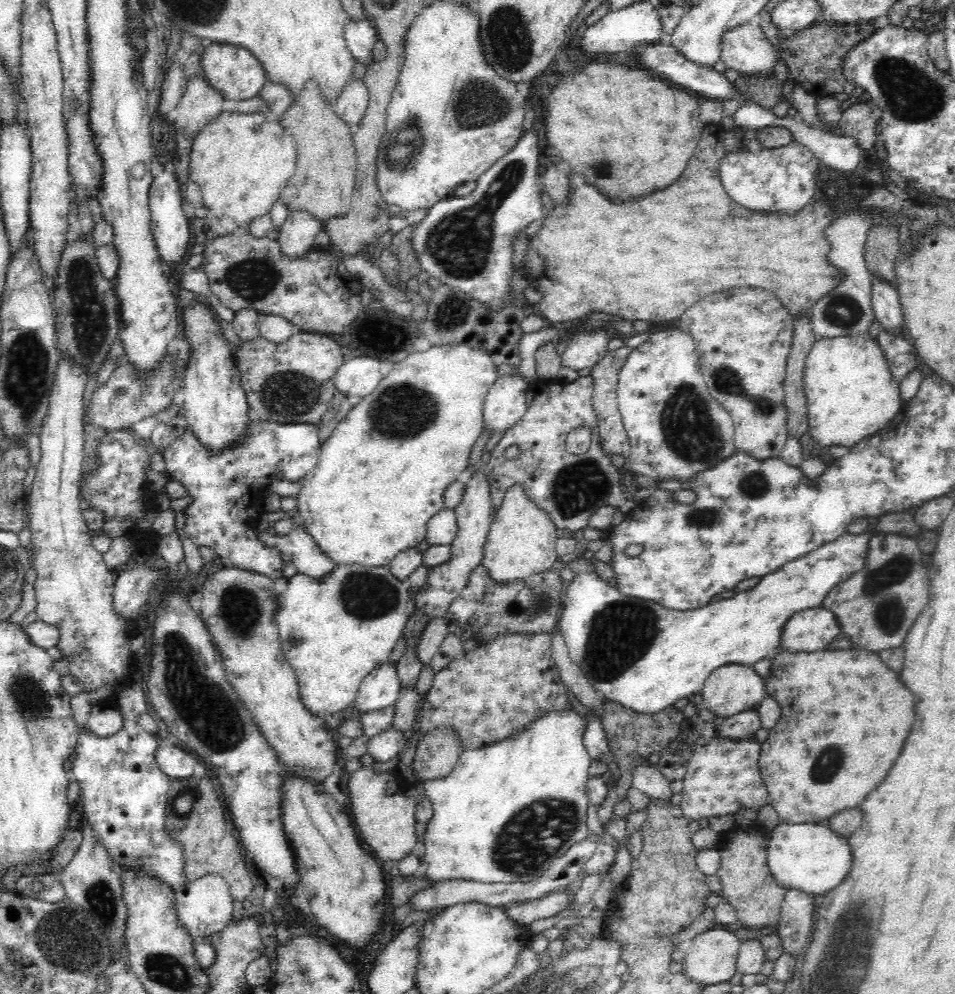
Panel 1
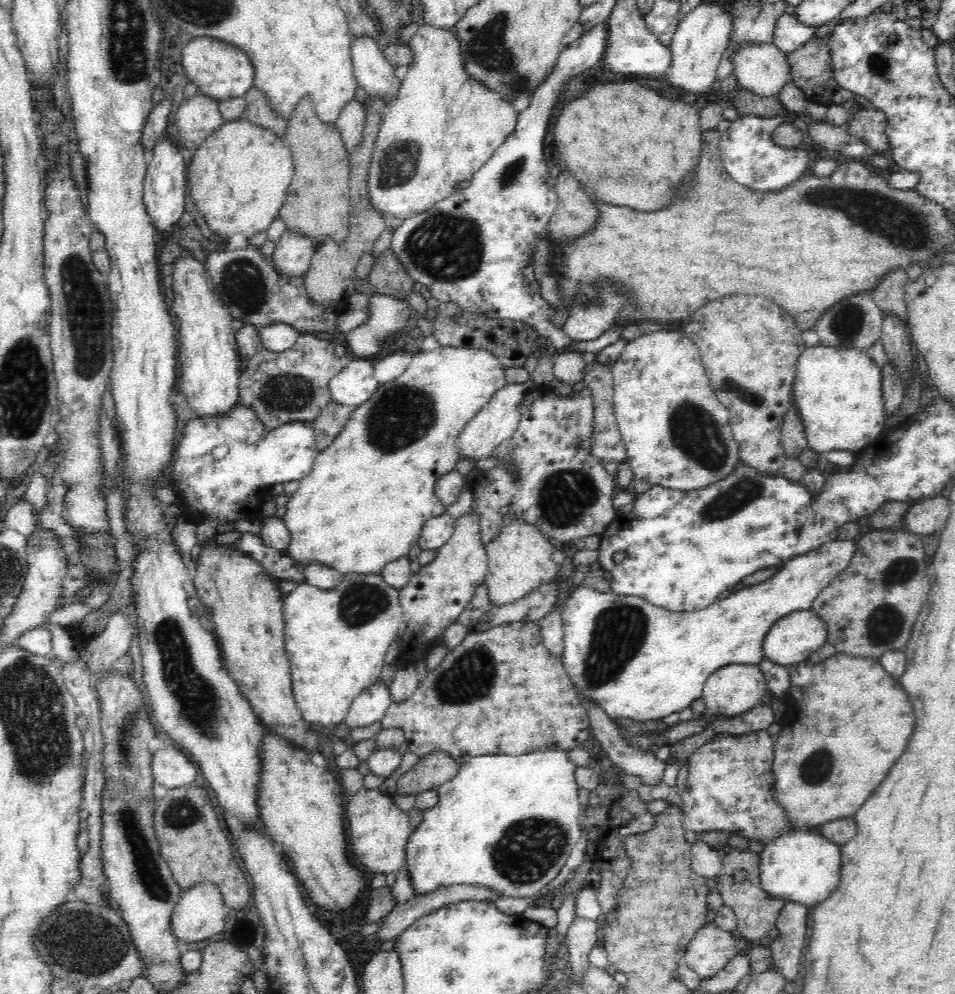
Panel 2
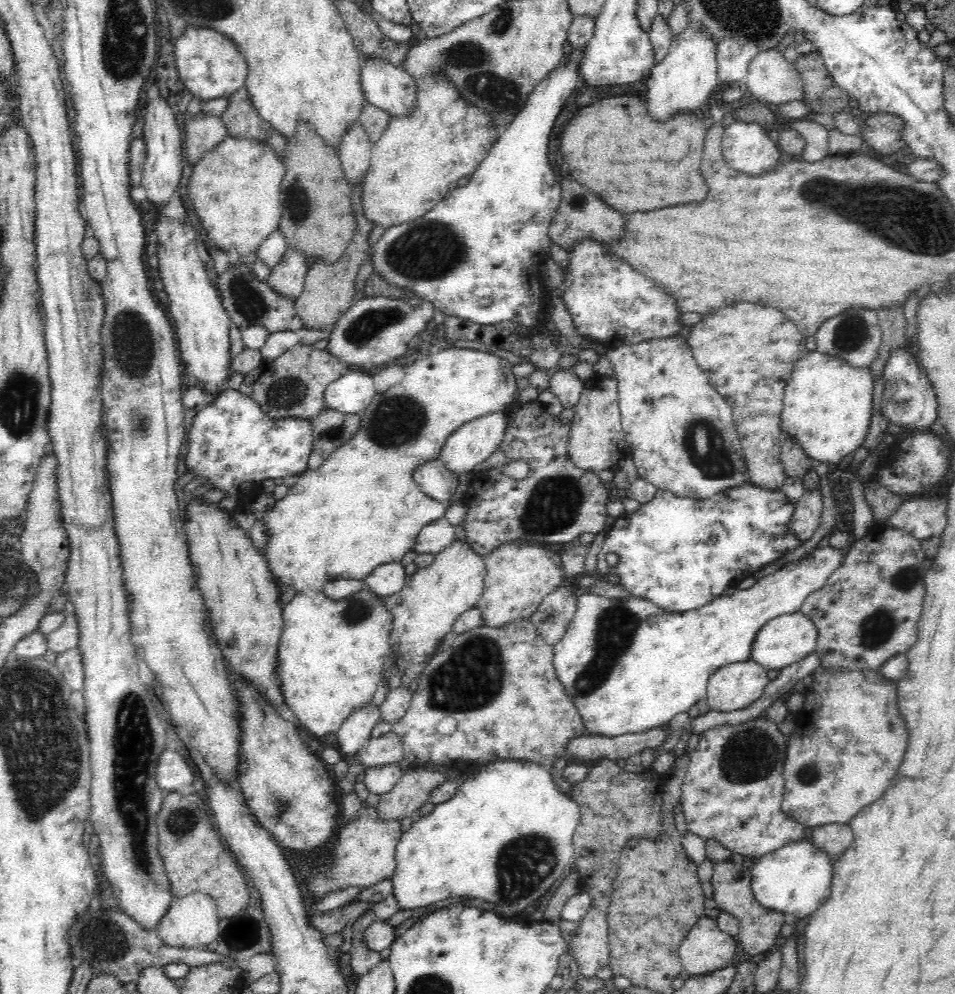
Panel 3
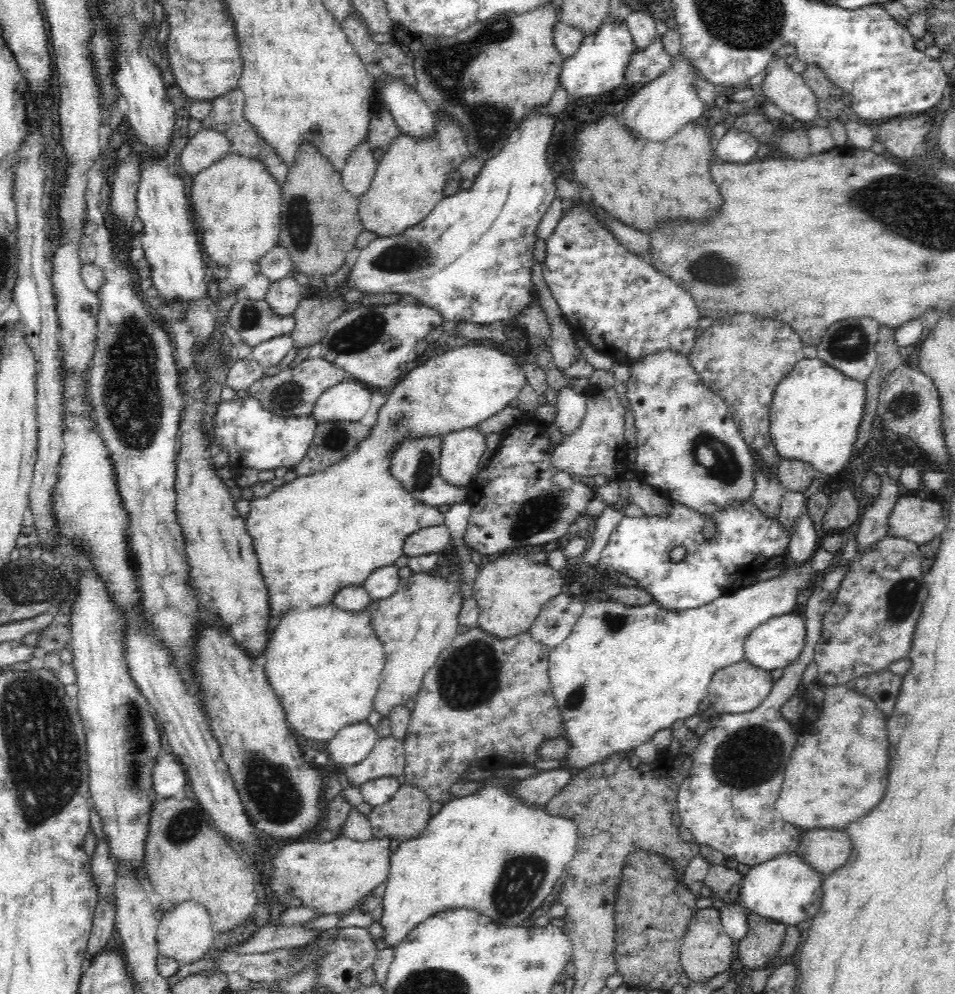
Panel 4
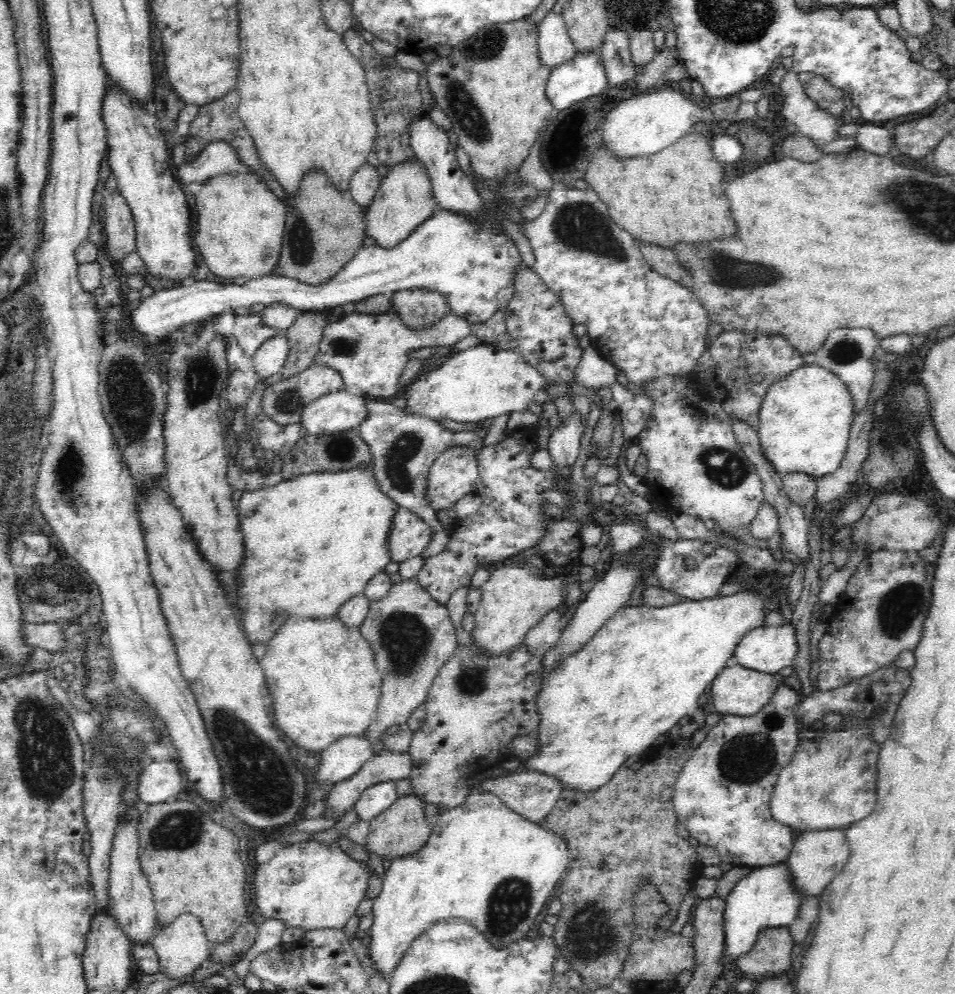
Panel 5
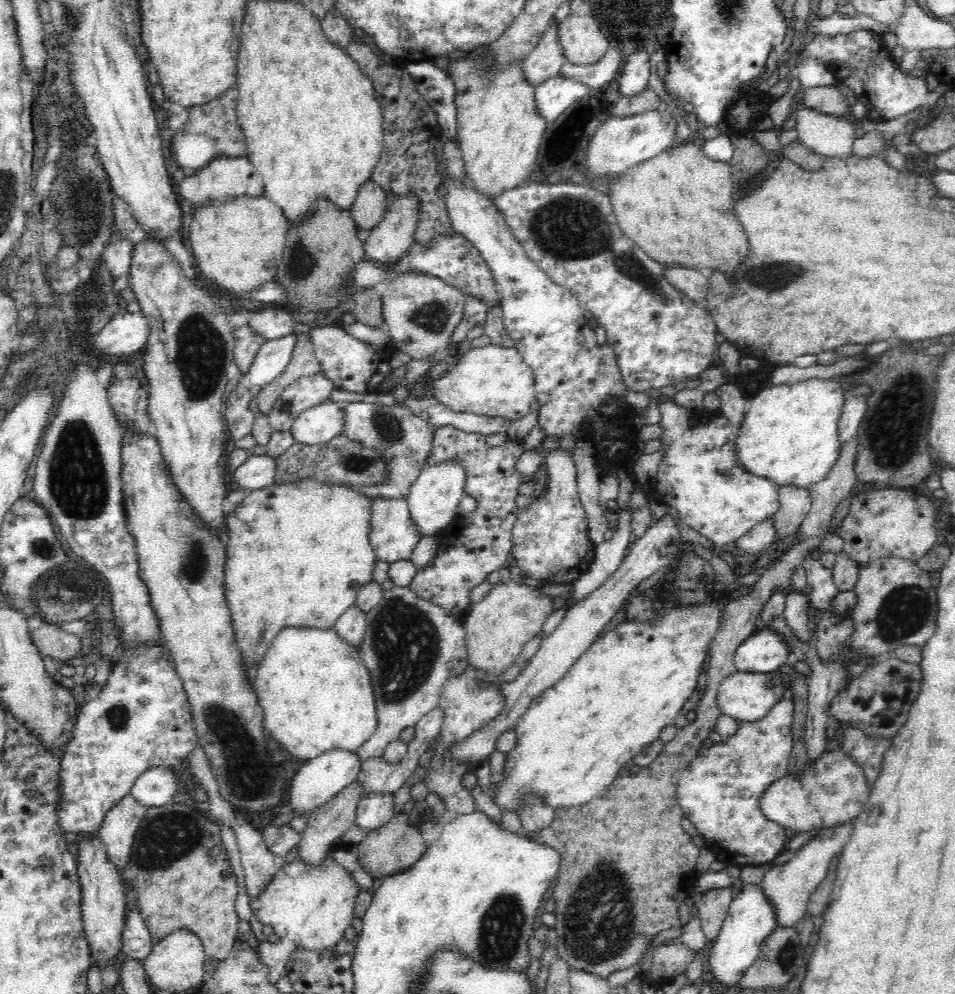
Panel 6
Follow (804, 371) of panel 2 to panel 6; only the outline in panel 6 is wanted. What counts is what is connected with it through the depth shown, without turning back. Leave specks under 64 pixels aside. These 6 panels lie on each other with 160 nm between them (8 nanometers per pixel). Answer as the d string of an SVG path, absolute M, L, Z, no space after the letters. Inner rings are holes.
M810 378L790 384L778 384L762 388L748 401L745 422L736 436L738 461L746 471L762 475L777 487L794 484L799 488L808 488L810 484L821 482L834 468L841 446L838 437L838 422L843 412L846 397L846 382L836 379Z

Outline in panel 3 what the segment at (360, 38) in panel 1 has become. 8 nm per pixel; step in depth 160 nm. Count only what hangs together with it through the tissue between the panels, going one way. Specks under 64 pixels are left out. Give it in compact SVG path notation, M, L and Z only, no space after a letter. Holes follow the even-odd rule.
M374 55L360 56L359 77L364 100L381 108L390 116L409 113L413 107L416 80L402 66L394 65Z

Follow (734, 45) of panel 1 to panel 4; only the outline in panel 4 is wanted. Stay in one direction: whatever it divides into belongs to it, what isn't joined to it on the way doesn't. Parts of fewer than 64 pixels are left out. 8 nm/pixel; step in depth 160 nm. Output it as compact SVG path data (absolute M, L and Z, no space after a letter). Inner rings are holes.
M784 57L770 62L766 67L766 74L764 74L764 80L756 87L759 93L759 97L764 100L770 100L774 102L776 108L780 108L784 115L792 115L796 119L800 119L802 122L812 122L817 114L817 100L812 89L806 84L806 81L801 77L800 73L795 73L791 66L786 64Z

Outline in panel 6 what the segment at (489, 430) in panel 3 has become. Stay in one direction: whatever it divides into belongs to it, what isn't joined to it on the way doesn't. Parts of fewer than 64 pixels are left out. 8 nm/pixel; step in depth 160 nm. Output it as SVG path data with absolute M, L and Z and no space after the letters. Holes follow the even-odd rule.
M450 457L439 463L427 464L416 481L408 494L407 505L412 521L420 527L420 533L431 535L438 529L451 526L456 518L455 508L465 496L467 482L466 467L460 463L460 459Z

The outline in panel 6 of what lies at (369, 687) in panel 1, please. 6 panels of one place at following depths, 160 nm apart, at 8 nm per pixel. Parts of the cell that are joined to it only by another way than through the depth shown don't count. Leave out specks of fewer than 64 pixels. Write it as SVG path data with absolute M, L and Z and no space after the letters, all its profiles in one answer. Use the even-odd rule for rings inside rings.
M342 748L327 750L305 761L296 773L290 776L291 782L286 804L294 810L296 816L307 817L310 811L323 805L332 795L358 779L362 761L357 752Z

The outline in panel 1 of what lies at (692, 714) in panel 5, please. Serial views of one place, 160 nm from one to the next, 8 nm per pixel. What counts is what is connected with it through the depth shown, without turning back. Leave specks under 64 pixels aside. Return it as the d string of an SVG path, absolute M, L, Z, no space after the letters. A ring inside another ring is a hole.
M848 532L842 534L830 543L819 546L809 553L795 558L786 564L783 564L777 571L763 576L758 584L753 588L736 592L732 597L721 599L720 601L708 603L702 608L698 607L698 610L686 610L686 612L678 612L678 610L667 609L661 604L651 600L636 600L636 597L627 597L622 594L622 591L617 587L610 586L606 580L600 579L600 576L596 572L582 572L581 574L575 574L575 577L570 581L566 596L564 596L564 612L562 612L562 618L560 618L559 626L560 632L565 645L567 646L569 657L572 662L581 668L587 681L597 690L598 694L603 699L612 699L624 707L638 711L638 713L654 713L662 710L667 706L674 705L681 698L689 698L690 696L700 693L704 686L705 680L709 674L712 674L714 670L726 665L746 665L753 666L758 660L764 660L764 658L772 655L778 647L780 647L780 640L782 640L782 630L785 625L790 621L790 618L801 610L820 607L824 598L828 596L830 590L834 588L840 582L844 582L854 572L860 572L864 570L866 566L866 556L868 556L868 546L870 542L870 534L863 532L862 534L850 534Z

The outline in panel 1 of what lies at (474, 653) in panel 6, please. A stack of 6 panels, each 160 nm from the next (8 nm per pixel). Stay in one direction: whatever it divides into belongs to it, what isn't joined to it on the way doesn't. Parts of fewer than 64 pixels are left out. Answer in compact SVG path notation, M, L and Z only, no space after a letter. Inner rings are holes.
M514 484L505 493L503 501L493 514L484 546L482 565L498 581L524 578L538 571L552 569L558 561L556 540L558 528L550 515L529 498L522 484Z

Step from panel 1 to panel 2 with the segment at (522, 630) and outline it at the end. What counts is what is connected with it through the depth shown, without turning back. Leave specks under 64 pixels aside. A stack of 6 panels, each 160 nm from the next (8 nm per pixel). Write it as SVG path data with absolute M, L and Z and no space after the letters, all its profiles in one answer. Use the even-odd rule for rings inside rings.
M555 578L540 584L540 586L534 587L534 590L525 594L522 598L514 599L512 602L502 603L501 605L494 603L494 601L490 599L488 587L482 582L474 587L471 599L462 609L458 618L455 618L455 624L464 626L464 629L466 629L468 634L483 634L488 630L494 629L495 626L524 620L539 625L539 623L554 610L556 602L558 602L558 582L556 582Z

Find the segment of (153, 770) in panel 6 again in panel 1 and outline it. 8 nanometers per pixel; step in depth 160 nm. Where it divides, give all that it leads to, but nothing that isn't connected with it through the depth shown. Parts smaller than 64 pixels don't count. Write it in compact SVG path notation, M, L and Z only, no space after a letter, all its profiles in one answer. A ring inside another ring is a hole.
M160 743L156 750L156 762L164 773L170 775L170 780L173 781L191 777L200 758L192 756L176 745Z

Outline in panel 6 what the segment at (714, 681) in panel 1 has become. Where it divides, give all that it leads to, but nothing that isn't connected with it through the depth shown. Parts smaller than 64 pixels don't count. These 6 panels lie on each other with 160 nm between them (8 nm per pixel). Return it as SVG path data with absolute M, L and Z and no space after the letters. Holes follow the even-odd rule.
M734 671L723 678L718 685L717 705L721 714L731 716L739 721L754 722L762 718L770 707L773 707L781 698L784 688L776 672L772 674L751 673L750 671Z

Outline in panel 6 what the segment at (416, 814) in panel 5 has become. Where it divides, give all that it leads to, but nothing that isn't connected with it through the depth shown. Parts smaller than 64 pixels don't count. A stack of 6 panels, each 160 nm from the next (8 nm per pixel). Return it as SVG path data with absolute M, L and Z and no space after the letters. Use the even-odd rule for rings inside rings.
M402 810L398 814L393 814L384 826L376 830L368 831L368 836L355 846L358 861L364 870L373 877L373 879L395 874L402 874L403 870L408 870L424 855L426 842L422 838L421 830L410 824L407 810Z

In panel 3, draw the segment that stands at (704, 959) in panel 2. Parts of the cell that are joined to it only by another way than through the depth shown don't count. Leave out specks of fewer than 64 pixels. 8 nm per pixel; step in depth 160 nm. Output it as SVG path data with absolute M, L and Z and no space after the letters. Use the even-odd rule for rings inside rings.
M702 917L679 948L681 964L692 976L712 973L733 965L736 959L736 941L720 931L717 922Z

